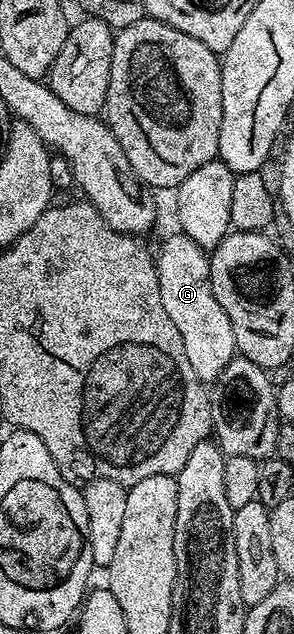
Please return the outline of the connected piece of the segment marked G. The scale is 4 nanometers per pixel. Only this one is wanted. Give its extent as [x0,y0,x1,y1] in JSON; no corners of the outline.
[155,232,237,384]

